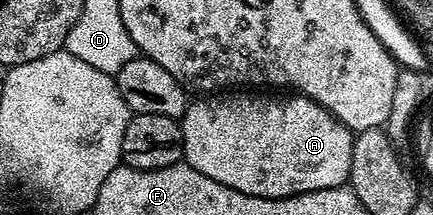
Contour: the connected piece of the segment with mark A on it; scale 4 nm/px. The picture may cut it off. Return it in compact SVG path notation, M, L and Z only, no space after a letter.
M233 89L228 93L209 93L204 97L188 104L185 114L181 116L179 122L183 133L183 145L185 146L184 162L190 163L203 177L211 177L211 181L219 181L219 185L227 185L231 189L239 189L239 193L247 193L251 197L263 197L264 199L286 199L292 195L302 195L311 193L319 189L335 189L344 187L349 182L351 173L351 149L353 148L354 132L349 130L347 125L343 125L333 114L323 105L319 105L314 99L308 99L306 95L300 93L289 93L286 99L272 99L269 95L252 95L249 89Z

